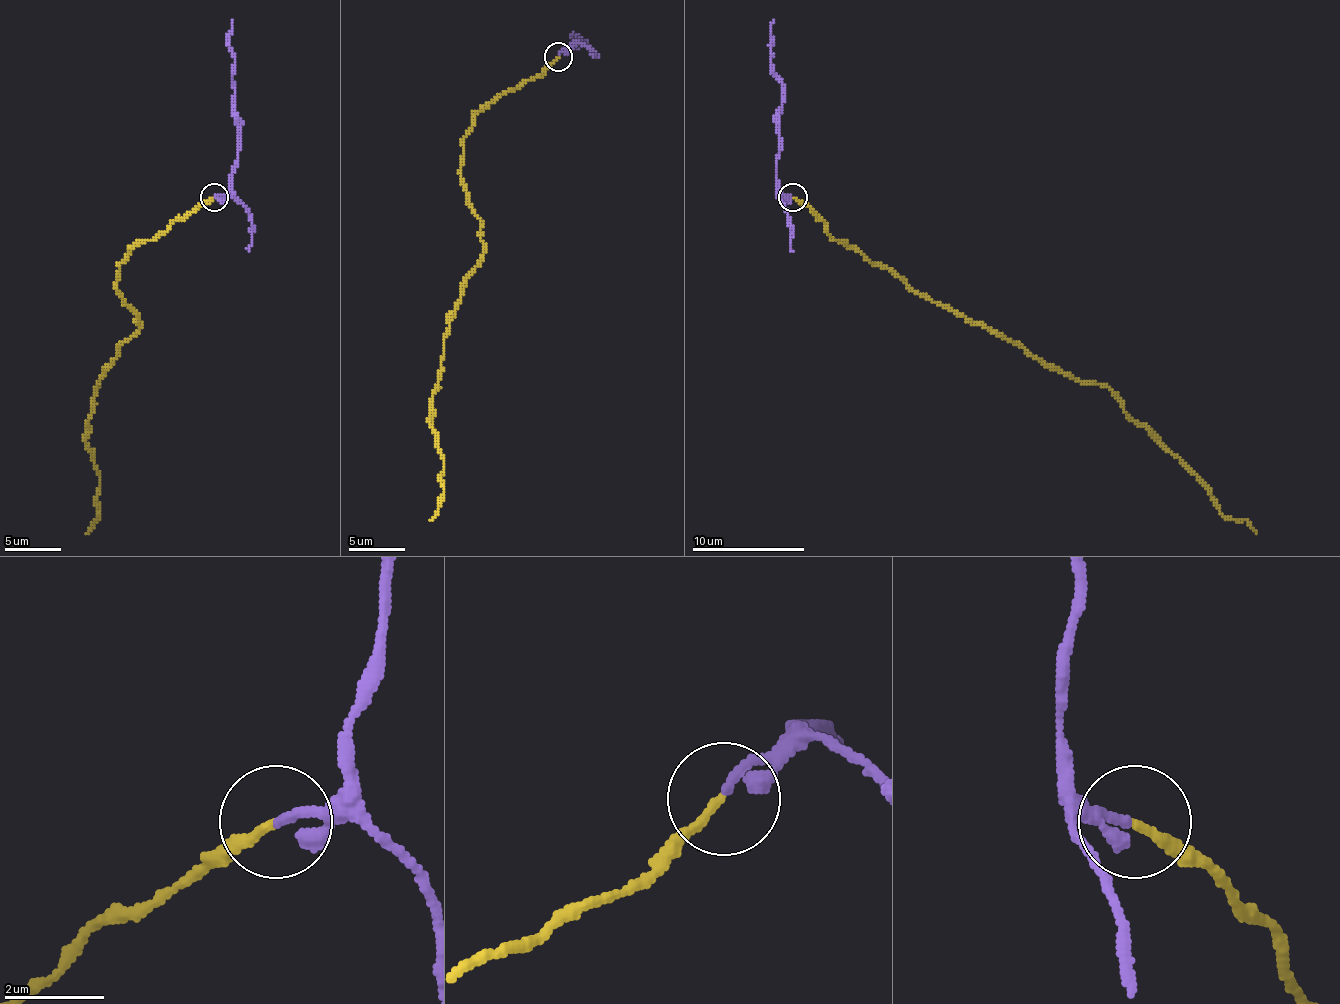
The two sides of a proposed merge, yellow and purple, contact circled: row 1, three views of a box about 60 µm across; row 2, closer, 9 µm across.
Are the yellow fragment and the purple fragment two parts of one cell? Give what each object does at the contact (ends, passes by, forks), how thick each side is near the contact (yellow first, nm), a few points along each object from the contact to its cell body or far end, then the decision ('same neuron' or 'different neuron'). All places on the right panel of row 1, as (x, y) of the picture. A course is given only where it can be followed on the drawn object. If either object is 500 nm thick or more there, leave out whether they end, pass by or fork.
yellow ends; purple ends; calibres 160 and 240 nm; course yellow (793, 198), (835, 240), (912, 288), (1081, 381), (1103, 384), (1225, 516), (1256, 533); course purple (790, 198), (779, 189), (776, 166), (782, 82), (771, 62), (773, 20); same neuron

